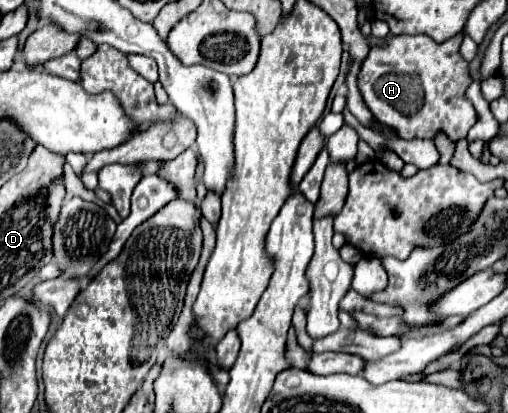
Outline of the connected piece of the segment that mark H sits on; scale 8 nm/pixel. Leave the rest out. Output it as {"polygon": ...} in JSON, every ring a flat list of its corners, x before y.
{"polygon":[[460,34,452,36,450,40,438,44,428,36,392,36,390,44,386,46,372,46,368,58,364,60,360,74,358,74,358,88,366,106,370,108,372,116,382,124,390,126,390,130,404,140,412,138,426,138,434,140,438,132,444,132,454,144,464,140,468,130,476,122,476,110,472,102,464,96,468,86,472,84,472,76,468,70,468,62,460,54]]}

